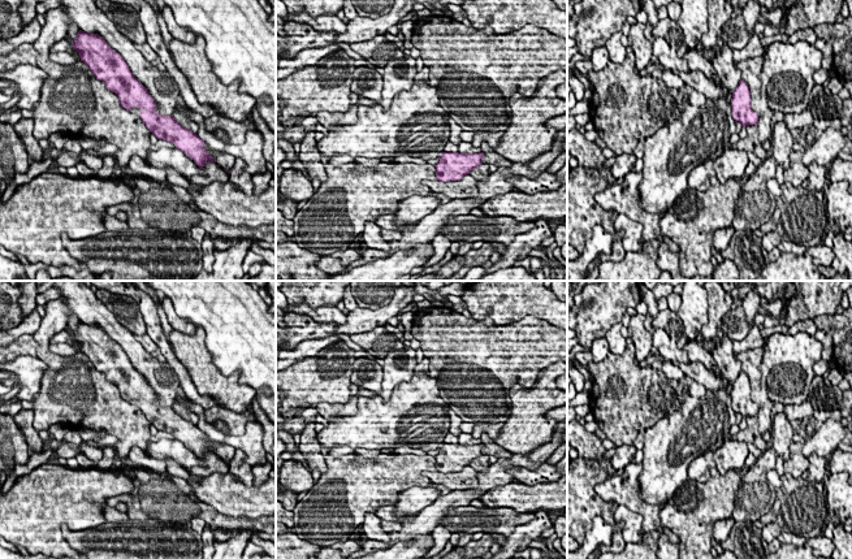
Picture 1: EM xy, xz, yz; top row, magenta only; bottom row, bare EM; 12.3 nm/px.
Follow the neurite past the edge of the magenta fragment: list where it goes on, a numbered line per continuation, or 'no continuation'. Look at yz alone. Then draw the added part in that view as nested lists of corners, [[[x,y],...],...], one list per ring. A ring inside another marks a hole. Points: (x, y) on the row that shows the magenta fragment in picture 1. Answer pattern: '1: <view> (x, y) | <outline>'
no continuation

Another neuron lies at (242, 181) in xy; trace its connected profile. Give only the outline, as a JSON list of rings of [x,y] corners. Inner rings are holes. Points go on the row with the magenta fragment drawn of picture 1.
[[[235,157],[235,162],[229,174],[229,182],[234,185],[235,190],[243,191],[246,195],[252,195],[254,183],[252,174],[247,173],[243,168],[246,166],[245,161],[239,157]]]

